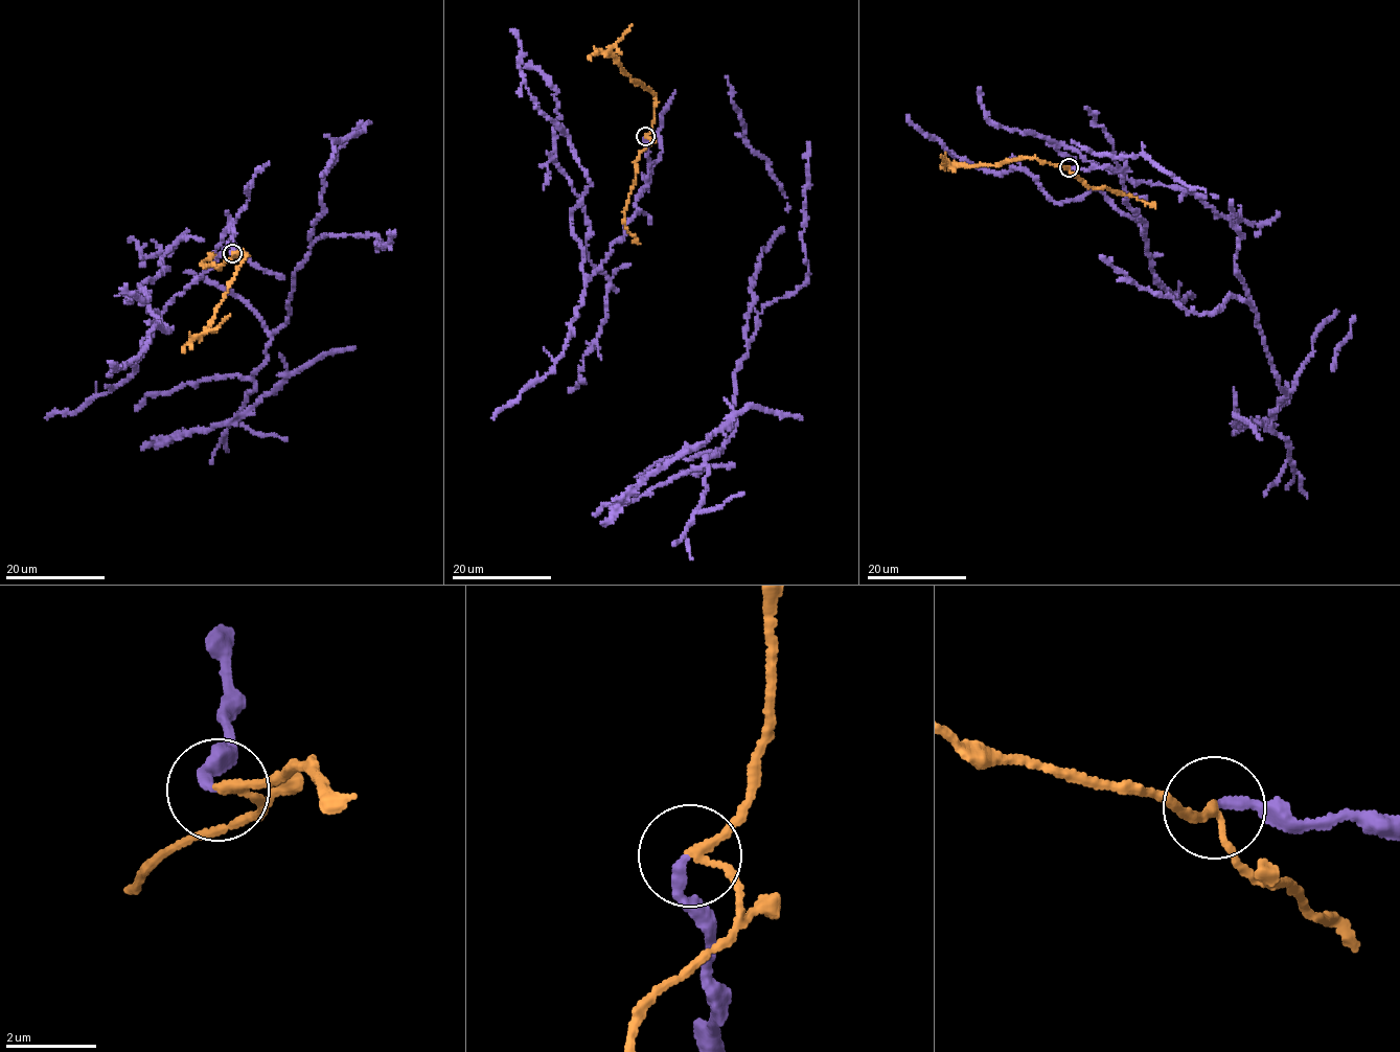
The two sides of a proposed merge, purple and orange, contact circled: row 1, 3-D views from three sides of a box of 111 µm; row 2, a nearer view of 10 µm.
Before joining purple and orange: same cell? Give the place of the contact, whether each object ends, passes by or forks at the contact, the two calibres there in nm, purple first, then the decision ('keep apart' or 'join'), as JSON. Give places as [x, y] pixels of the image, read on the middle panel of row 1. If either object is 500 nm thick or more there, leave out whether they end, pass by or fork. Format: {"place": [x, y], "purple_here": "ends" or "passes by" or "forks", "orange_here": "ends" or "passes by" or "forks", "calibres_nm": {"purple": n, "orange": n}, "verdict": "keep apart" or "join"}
{"place": [645, 136], "purple_here": "ends", "orange_here": "passes by", "calibres_nm": {"purple": 200, "orange": 160}, "verdict": "keep apart"}

